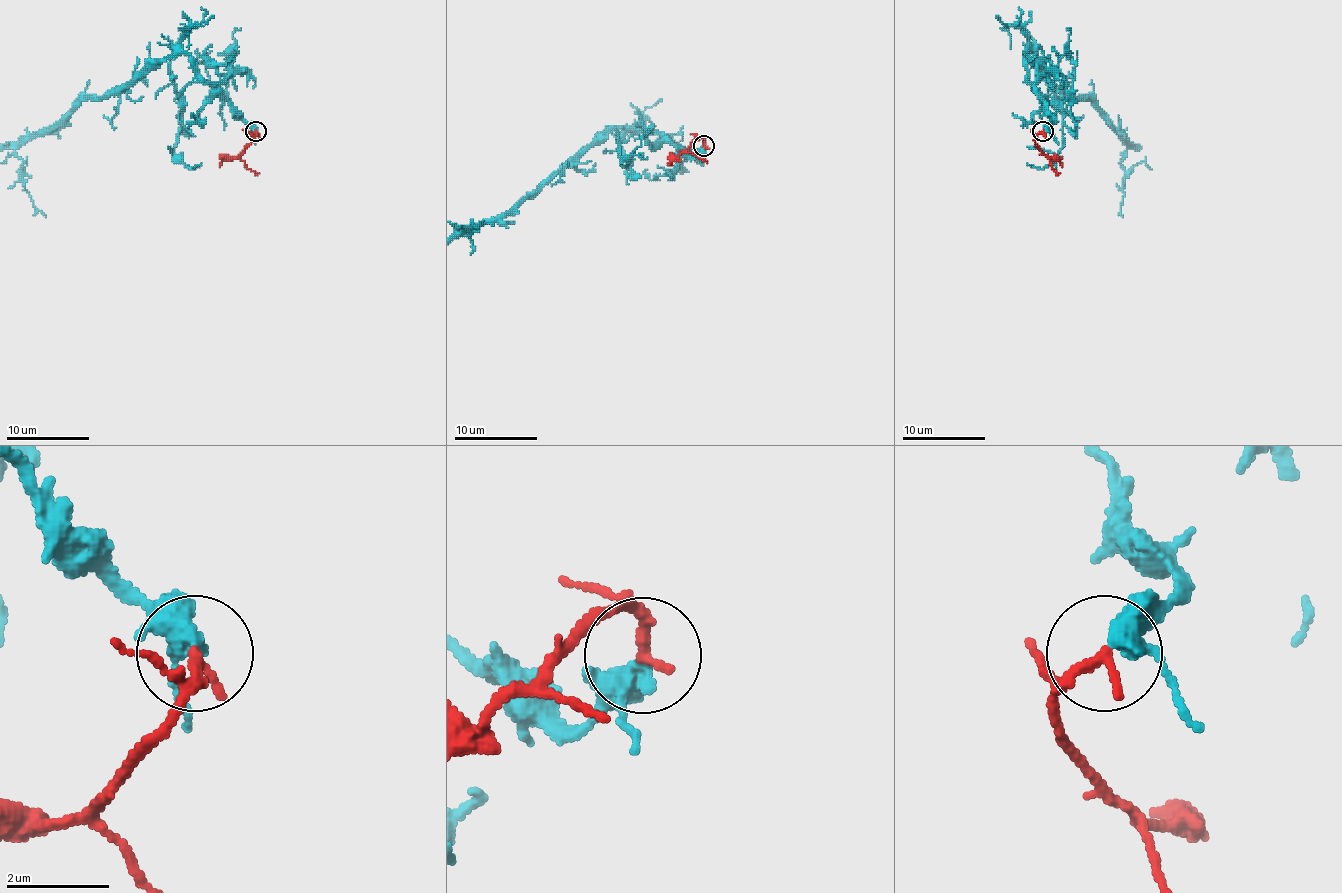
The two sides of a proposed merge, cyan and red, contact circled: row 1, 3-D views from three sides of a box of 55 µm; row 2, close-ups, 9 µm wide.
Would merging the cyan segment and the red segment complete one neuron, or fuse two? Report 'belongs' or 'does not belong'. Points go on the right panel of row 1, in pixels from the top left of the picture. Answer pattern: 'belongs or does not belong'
belongs

